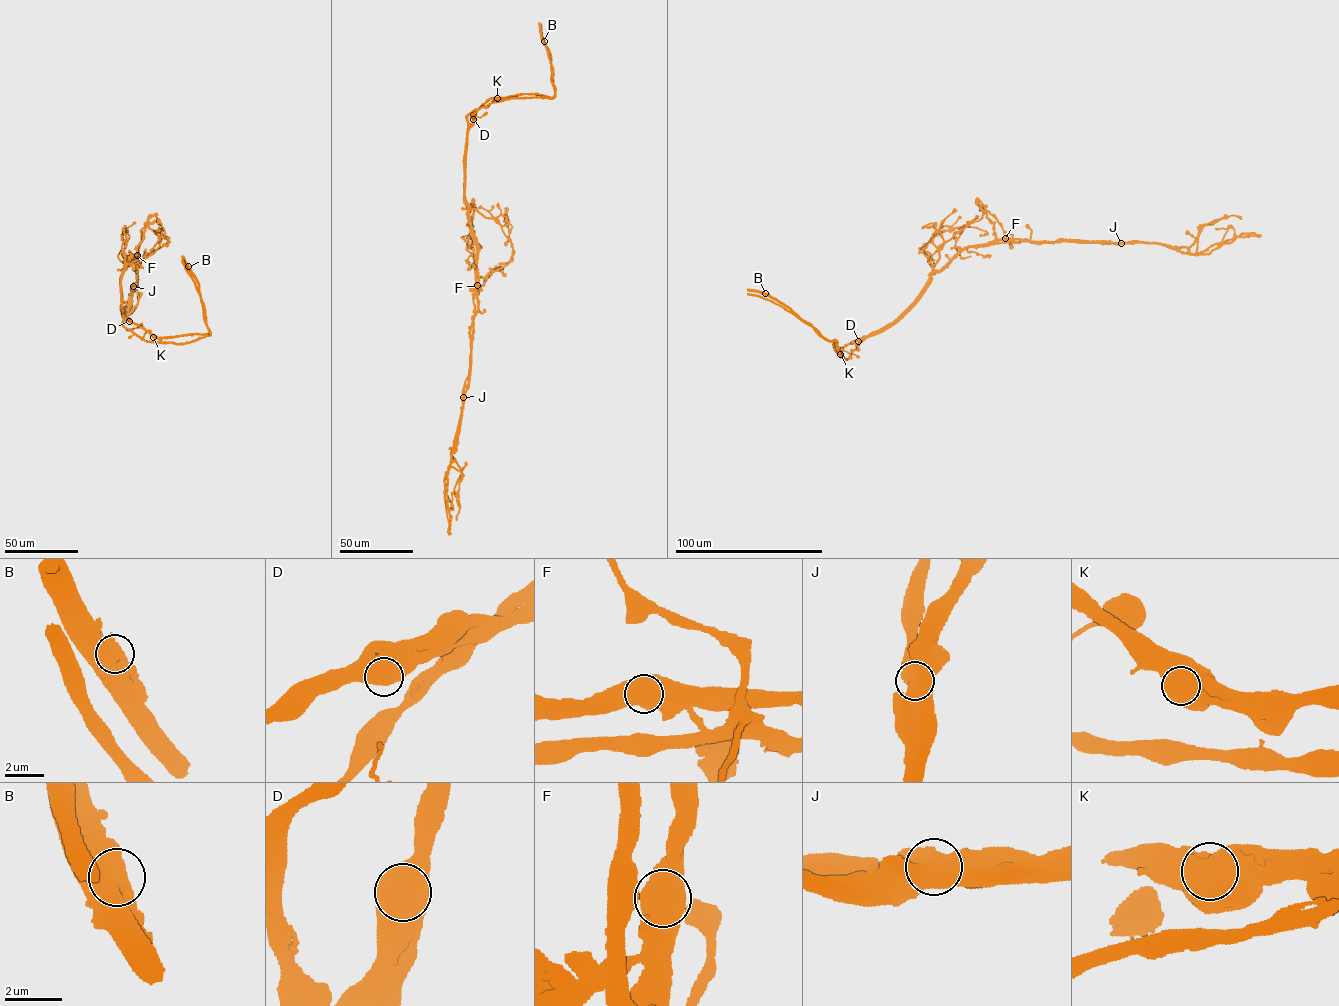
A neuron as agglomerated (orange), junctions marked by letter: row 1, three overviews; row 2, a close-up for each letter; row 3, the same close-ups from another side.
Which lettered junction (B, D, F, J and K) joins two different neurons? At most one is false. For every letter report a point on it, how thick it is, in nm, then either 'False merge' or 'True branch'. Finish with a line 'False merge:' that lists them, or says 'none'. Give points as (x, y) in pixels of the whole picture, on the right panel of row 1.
B: Place: (765, 293). Thickness 1100 nm. True branch
D: Place: (858, 341). Thickness 1150 nm. True branch
F: Place: (1005, 238). Thickness 750 nm. True branch
J: Place: (1121, 243). Thickness 1200 nm. False merge
K: Place: (840, 354). Thickness 1200 nm. True branch
False merge: J

